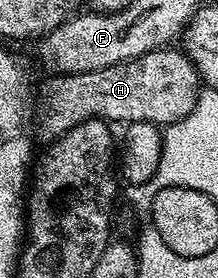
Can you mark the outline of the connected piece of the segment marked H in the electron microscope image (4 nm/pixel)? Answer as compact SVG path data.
M169 46L167 48L159 48L153 52L147 52L142 54L138 58L133 60L127 60L121 64L115 64L114 66L106 66L102 70L94 70L93 72L73 72L71 74L56 74L51 78L52 81L44 88L44 109L39 109L38 112L38 124L40 120L40 132L45 136L45 141L51 142L58 139L59 136L63 136L64 133L68 132L75 124L81 124L83 120L90 120L93 118L103 118L105 121L113 122L112 120L121 120L124 126L130 124L137 124L138 122L150 122L151 124L157 126L167 126L178 122L179 120L184 120L186 114L190 114L190 110L194 110L196 105L196 99L200 97L202 91L202 81L200 75L196 73L196 67L192 65L192 60L188 56L185 56L183 51L177 50L175 52L175 47Z

